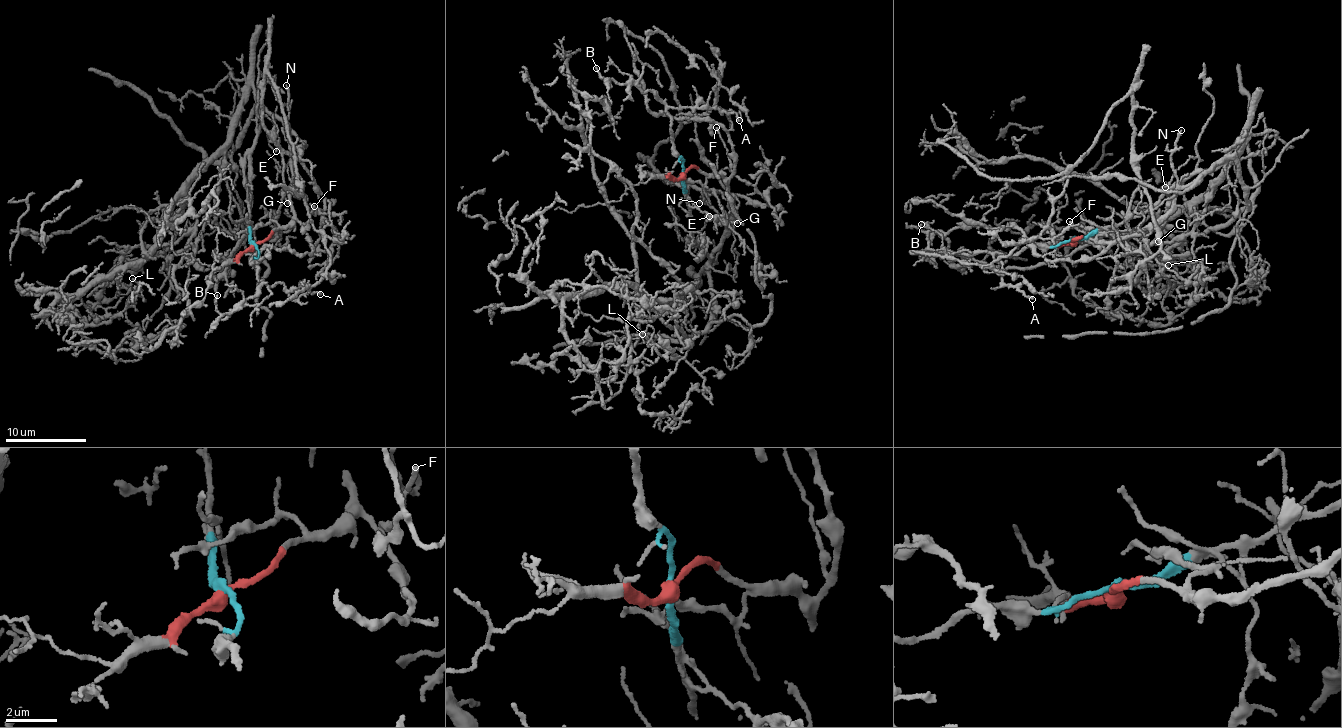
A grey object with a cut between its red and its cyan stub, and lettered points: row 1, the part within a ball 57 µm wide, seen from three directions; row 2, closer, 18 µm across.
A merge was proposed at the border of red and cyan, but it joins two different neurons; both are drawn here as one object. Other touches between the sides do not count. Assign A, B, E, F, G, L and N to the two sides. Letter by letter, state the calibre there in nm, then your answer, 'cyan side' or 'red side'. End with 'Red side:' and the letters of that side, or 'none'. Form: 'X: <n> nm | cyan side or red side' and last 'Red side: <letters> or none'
A: 170 nm | cyan side
B: 130 nm | cyan side
E: 110 nm | cyan side
F: 150 nm | red side
G: 130 nm | red side
L: 120 nm | cyan side
N: 170 nm | red side
Red side: F, G, N

